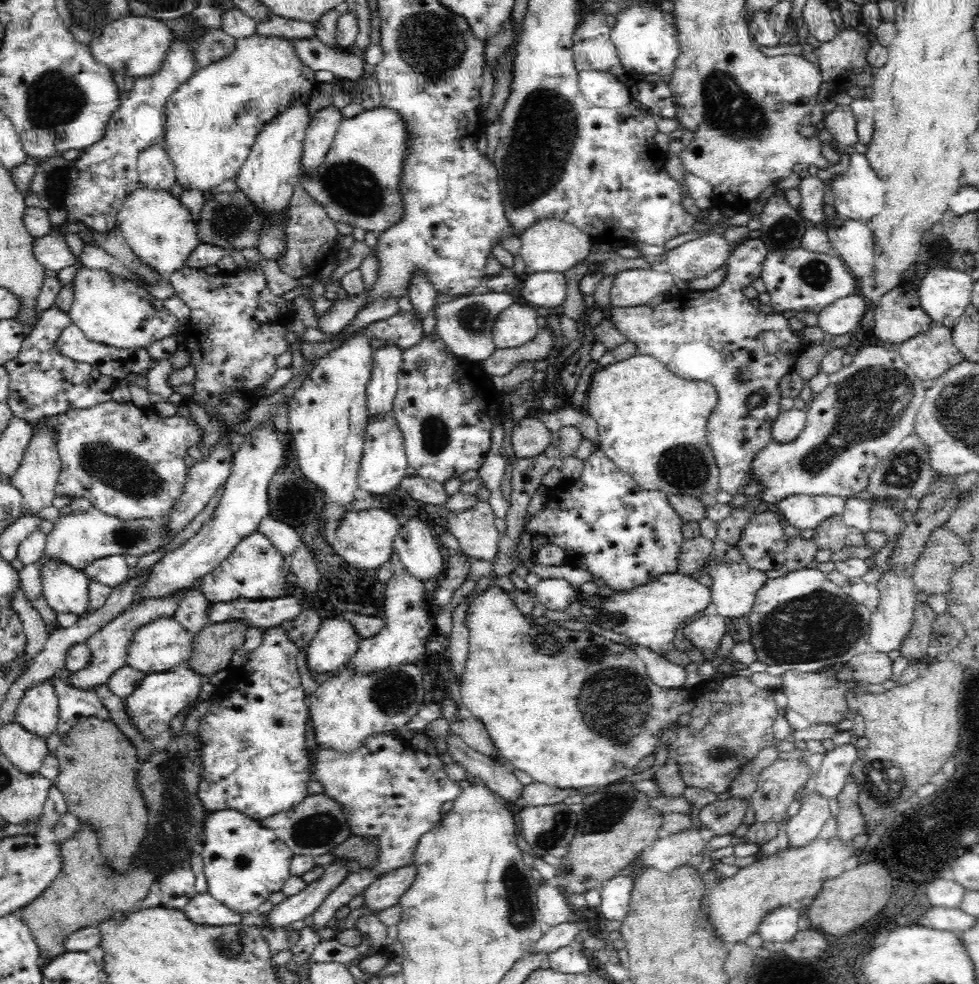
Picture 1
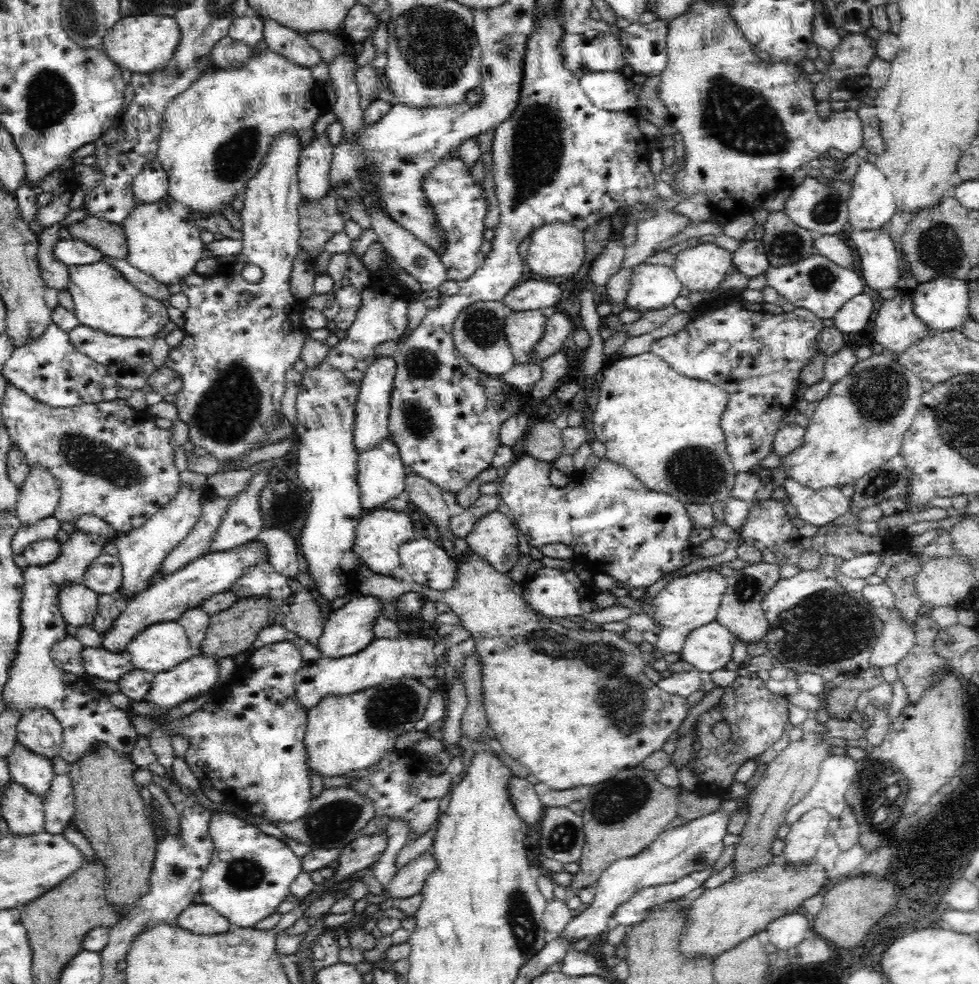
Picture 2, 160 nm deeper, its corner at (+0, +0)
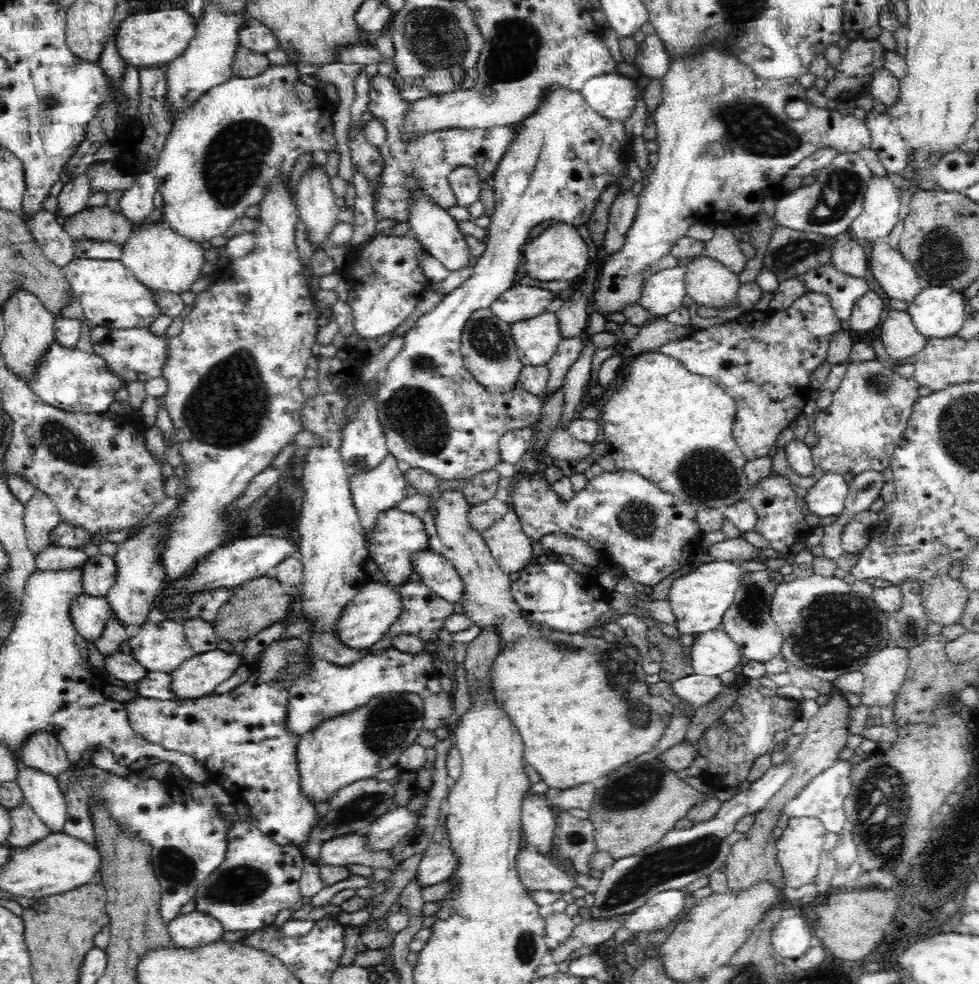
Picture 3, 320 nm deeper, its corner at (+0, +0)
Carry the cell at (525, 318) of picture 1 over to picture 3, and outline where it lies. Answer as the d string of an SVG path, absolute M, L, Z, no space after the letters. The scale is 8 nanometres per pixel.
M548 310L534 318L515 322L510 328L520 360L526 366L547 365L563 340L558 317Z

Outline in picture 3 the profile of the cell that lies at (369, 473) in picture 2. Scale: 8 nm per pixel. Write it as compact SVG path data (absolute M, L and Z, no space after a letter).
M388 453L376 468L362 470L358 474L349 476L348 484L350 485L351 499L356 507L365 537L368 537L374 530L378 514L383 513L384 510L394 509L401 500L404 500L412 493L405 473L398 469L398 461L394 455Z

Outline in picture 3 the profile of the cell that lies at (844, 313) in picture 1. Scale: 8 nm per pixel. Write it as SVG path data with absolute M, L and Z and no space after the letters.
M869 290L860 300L856 300L854 308L852 308L852 316L850 316L850 324L853 330L863 332L863 330L872 330L880 324L882 320L882 312L886 308L886 299Z

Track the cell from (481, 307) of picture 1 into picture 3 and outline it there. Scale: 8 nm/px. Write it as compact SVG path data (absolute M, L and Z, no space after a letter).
M489 308L474 310L468 318L461 334L461 353L464 366L473 379L488 390L506 394L519 384L518 376L525 364L520 360L518 345L511 336L510 325Z

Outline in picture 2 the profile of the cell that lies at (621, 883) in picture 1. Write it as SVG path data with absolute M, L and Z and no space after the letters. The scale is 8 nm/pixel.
M712 867L700 870L700 872L692 872L672 884L654 885L638 890L630 900L618 906L618 910L611 918L611 924L622 924L627 928L640 924L652 912L652 908L679 900L688 892L703 886L703 883L712 875Z

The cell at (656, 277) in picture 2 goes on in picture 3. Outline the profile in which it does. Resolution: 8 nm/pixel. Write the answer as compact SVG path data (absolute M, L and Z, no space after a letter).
M676 266L656 272L642 284L638 304L656 316L666 316L683 305L687 295L684 282L685 267Z

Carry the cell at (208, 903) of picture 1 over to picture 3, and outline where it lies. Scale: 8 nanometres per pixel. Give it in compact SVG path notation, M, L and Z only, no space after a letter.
M192 911L179 914L167 924L168 936L176 948L196 948L221 940L224 933L220 921L209 914Z

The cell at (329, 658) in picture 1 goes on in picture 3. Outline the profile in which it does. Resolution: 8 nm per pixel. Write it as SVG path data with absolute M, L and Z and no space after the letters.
M370 581L358 591L356 597L346 606L340 621L336 623L335 636L351 649L366 650L372 644L377 643L389 632L392 623L401 616L403 602L398 587L384 586L376 581Z

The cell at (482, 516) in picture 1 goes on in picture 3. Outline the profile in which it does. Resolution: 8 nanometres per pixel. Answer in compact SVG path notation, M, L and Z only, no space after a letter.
M509 509L494 526L480 531L503 572L522 571L534 559L532 542L523 531L518 515Z

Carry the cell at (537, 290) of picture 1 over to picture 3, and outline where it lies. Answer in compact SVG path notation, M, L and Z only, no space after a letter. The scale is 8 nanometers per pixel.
M514 284L505 290L490 306L489 309L502 322L509 325L518 321L534 318L537 314L546 312L548 304L556 296L554 292L536 284Z

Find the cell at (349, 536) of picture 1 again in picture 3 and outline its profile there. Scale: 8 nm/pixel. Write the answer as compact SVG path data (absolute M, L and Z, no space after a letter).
M394 508L378 514L376 526L366 537L370 559L382 570L392 586L399 587L407 583L414 574L411 557L419 551L429 549L429 538L422 519L416 515Z

